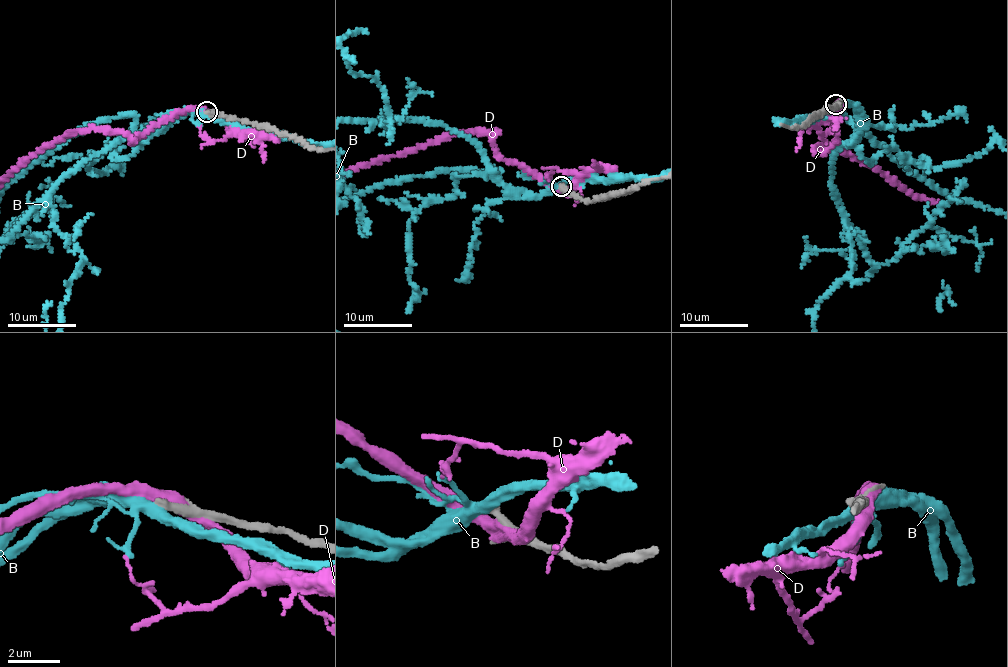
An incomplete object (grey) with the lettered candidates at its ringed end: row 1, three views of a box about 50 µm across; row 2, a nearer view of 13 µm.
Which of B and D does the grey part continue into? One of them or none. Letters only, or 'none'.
none

